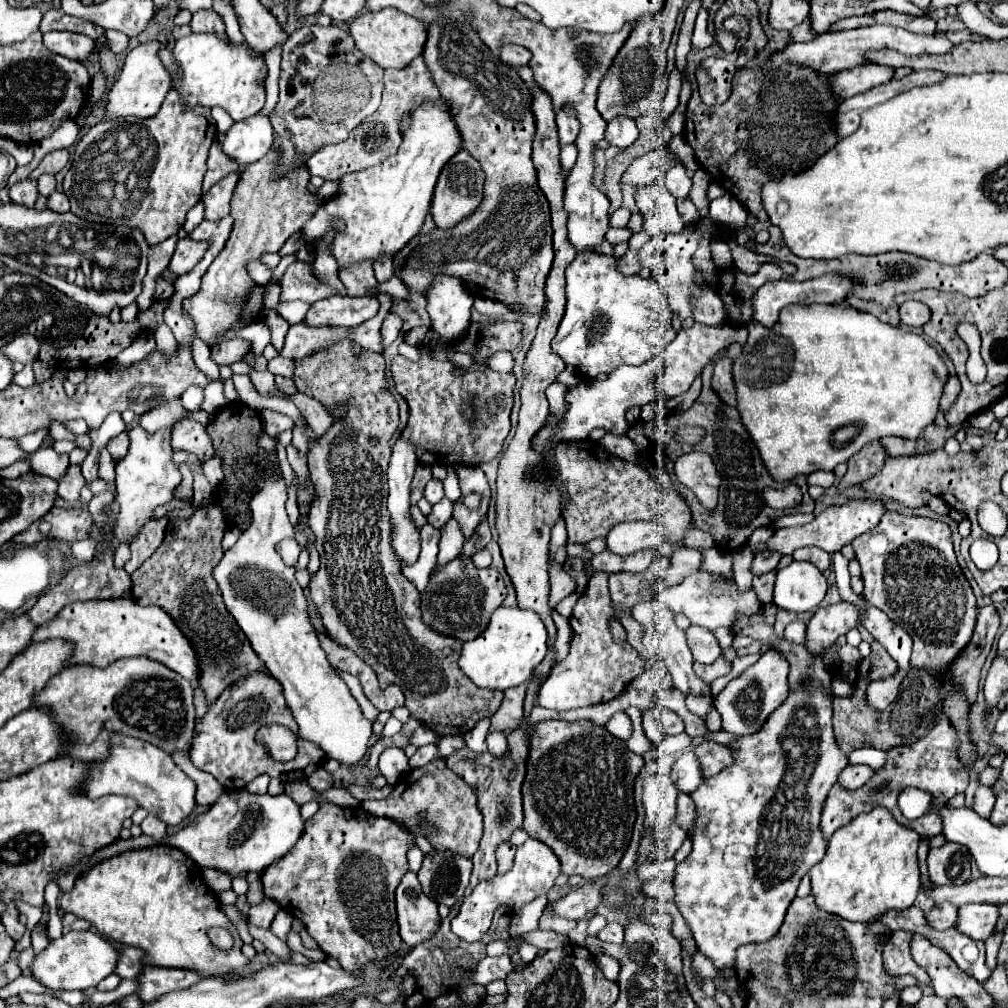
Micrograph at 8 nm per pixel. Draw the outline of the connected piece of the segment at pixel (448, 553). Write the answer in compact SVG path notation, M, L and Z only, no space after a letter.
M449 519L445 523L445 527L441 529L441 541L439 541L439 555L437 555L437 563L431 571L437 573L437 569L441 569L441 565L447 565L449 561L453 561L457 557L457 553L461 553L461 547L465 543L465 537L459 531L459 525L455 519Z

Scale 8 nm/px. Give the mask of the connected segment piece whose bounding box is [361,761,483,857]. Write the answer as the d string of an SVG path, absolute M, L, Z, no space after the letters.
M431 761L421 769L411 769L391 791L391 795L383 801L363 801L361 807L373 815L393 817L397 821L405 821L411 825L417 813L425 815L425 819L437 825L437 835L429 837L429 843L437 851L453 851L461 857L473 857L479 847L479 839L483 833L483 817L477 809L477 789L467 785L459 775L455 775L445 761Z

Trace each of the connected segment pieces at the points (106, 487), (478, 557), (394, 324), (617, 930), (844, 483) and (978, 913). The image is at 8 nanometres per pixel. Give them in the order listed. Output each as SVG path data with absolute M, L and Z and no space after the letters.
M93 479L91 483L87 483L87 487L91 489L91 493L93 493L93 497L95 495L101 495L101 493L105 493L105 491L111 491L113 493L113 483L107 483L107 481L103 481L103 479Z
M482 549L472 556L472 561L479 569L487 568L492 563L492 556L487 549Z
M389 313L383 321L383 327L381 327L381 343L383 343L383 349L387 349L399 335L401 331L401 319L395 315L395 313Z
M607 923L601 931L599 931L599 935L597 935L601 941L609 941L609 943L621 943L623 941L623 925L619 925L619 923Z
M879 441L867 443L859 453L855 453L849 461L847 461L847 473L841 477L837 491L845 491L851 485L863 483L869 477L873 477L881 467L883 467L883 457L885 457L885 449L881 447Z
M965 905L959 909L957 929L971 939L985 941L999 919L999 905Z

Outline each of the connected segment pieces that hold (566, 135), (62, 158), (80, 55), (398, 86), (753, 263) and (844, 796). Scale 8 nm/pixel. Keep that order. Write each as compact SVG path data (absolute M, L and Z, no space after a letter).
M571 109L557 111L557 127L559 127L559 143L567 145L573 143L579 133L579 123L575 119L575 113Z
M67 149L53 151L53 153L49 153L49 155L41 161L41 165L39 165L29 177L33 177L33 181L35 181L35 179L37 179L39 175L43 175L43 173L57 175L57 173L67 165L67 161L69 161L69 151L67 151Z
M51 31L43 35L43 43L57 55L69 57L69 59L77 59L77 61L85 61L89 57L89 53L95 47L95 41L87 35L77 35L77 33L69 33L69 31Z
M423 57L413 59L405 69L385 69L385 89L383 89L383 101L379 109L371 117L367 117L357 129L353 129L353 133L345 141L341 141L339 145L329 145L319 153L315 153L307 163L307 171L311 175L337 181L345 173L357 173L361 169L381 163L383 159L397 153L401 145L403 115L407 117L413 113L413 109L421 107L425 101L437 101L437 99L439 99L439 91L431 81Z
M733 237L733 239L727 239L727 243L729 243L731 251L733 251L733 261L735 261L735 267L737 267L739 271L747 273L747 275L755 273L755 271L759 269L759 265L761 265L761 263L771 261L771 257L767 257L767 255L753 253L753 251L751 251L751 249L747 249L747 247L739 247L739 245L735 243L735 237Z
M941 711L937 713L937 721L931 729L931 733L911 745L901 745L901 747L893 747L889 751L887 763L883 769L879 769L875 773L875 777L861 789L851 791L841 787L839 783L833 785L833 789L827 795L825 807L823 807L823 815L821 815L821 831L823 835L829 839L839 827L847 825L855 815L871 811L875 805L883 805L887 807L893 817L905 825L915 829L921 837L935 837L941 833L941 821L937 821L937 813L927 813L925 817L919 817L917 821L909 821L901 815L901 811L897 809L897 793L905 787L917 787L917 789L927 789L933 795L933 803L935 805L945 805L953 795L963 793L967 789L969 783L969 775L965 773L965 769L961 769L961 763L957 761L957 753L959 740L956 737L955 730L951 727L947 715L943 715Z

